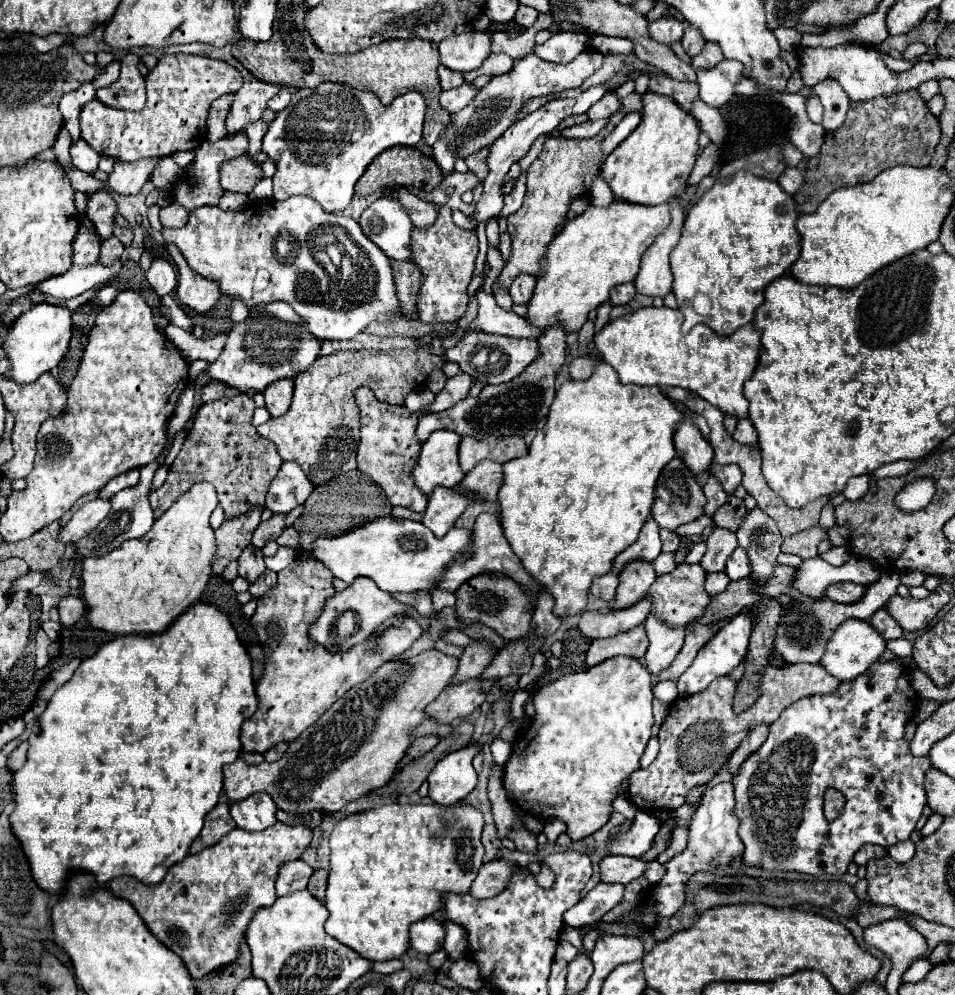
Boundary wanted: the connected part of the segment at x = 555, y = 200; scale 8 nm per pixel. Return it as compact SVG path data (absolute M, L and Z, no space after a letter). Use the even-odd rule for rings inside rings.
M632 92L626 98L620 98L620 104L622 104L622 110L618 110L616 114L612 114L608 118L608 124L598 132L596 138L566 140L563 137L555 138L547 135L540 156L530 164L528 174L526 174L526 186L528 186L526 200L524 200L524 204L518 212L508 216L508 234L510 234L510 240L512 240L512 254L506 260L504 270L496 278L494 286L508 290L510 284L516 280L516 276L522 274L522 272L532 274L536 278L540 276L542 260L548 252L548 246L552 244L552 240L556 236L554 234L556 228L566 220L572 198L586 196L590 192L592 178L602 166L600 142L608 136L610 128L614 128L614 124L618 124L618 120L622 116L626 116L628 112L640 112L642 110L642 100L640 100L638 92Z

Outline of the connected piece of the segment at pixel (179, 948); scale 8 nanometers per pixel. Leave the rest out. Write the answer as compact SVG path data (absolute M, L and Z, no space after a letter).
M274 822L274 826L254 834L236 828L230 834L226 834L218 844L204 848L198 854L190 854L182 862L170 866L160 884L150 886L132 876L118 876L112 882L108 882L108 888L114 892L114 896L128 900L136 908L136 912L146 922L148 930L166 948L170 948L182 958L192 978L202 978L204 974L218 970L220 966L236 960L238 944L244 938L244 932L252 914L262 906L274 904L276 900L274 882L276 882L280 864L300 858L302 852L310 846L310 840L312 840L312 830L304 824Z

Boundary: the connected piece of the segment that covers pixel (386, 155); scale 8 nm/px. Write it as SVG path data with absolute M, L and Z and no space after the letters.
M394 146L394 148L388 148L386 152L382 152L378 158L374 158L372 164L366 168L366 172L362 174L362 180L358 180L358 194L378 192L382 188L394 190L400 186L414 186L414 188L422 188L422 190L432 190L442 180L444 180L442 170L432 156L420 154L420 150L414 146Z

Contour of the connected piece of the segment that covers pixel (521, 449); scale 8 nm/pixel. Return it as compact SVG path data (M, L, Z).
M462 436L458 456L460 468L464 472L472 470L480 460L494 460L498 464L506 464L508 460L526 456L528 448L522 436L484 436L476 440L474 436Z

